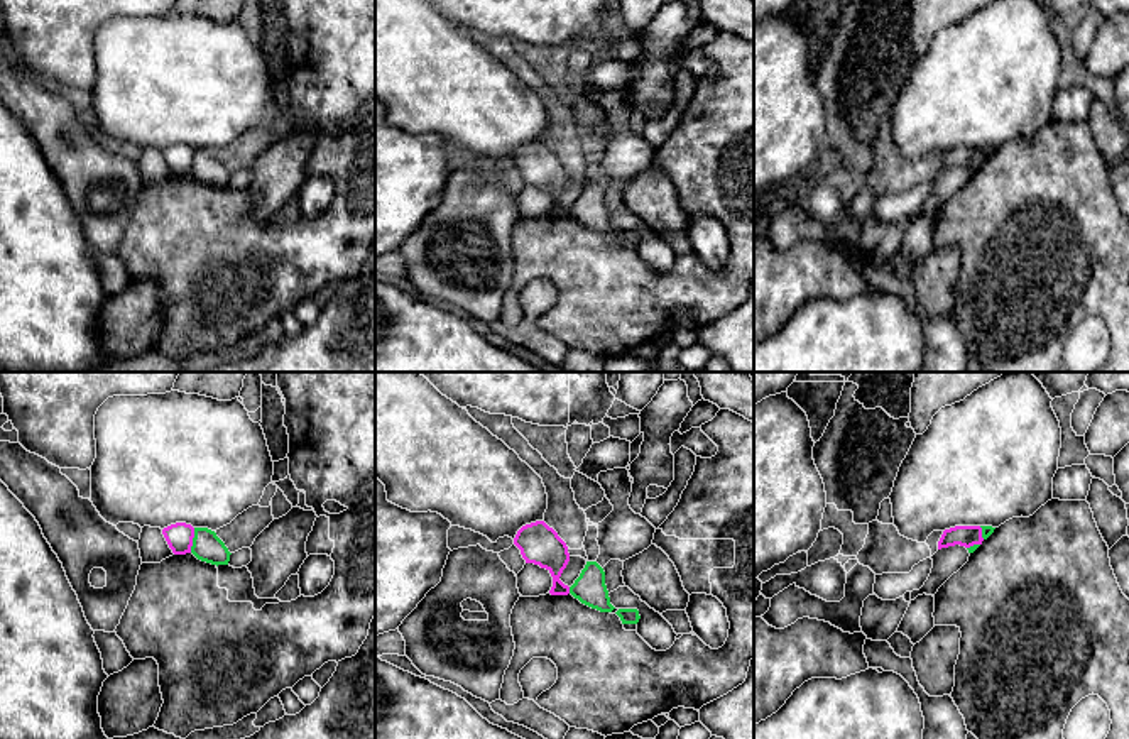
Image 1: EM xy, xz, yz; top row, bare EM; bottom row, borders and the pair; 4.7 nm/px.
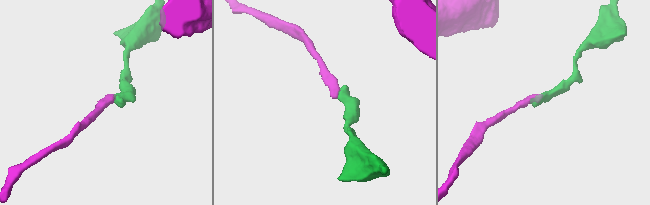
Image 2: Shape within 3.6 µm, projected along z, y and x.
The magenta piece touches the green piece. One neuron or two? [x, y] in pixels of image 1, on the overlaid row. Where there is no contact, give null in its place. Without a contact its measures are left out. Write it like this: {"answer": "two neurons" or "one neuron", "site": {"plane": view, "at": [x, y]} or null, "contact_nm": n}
{"answer": "two neurons", "site": {"plane": "xy", "at": [191, 540]}, "contact_nm": 120}

